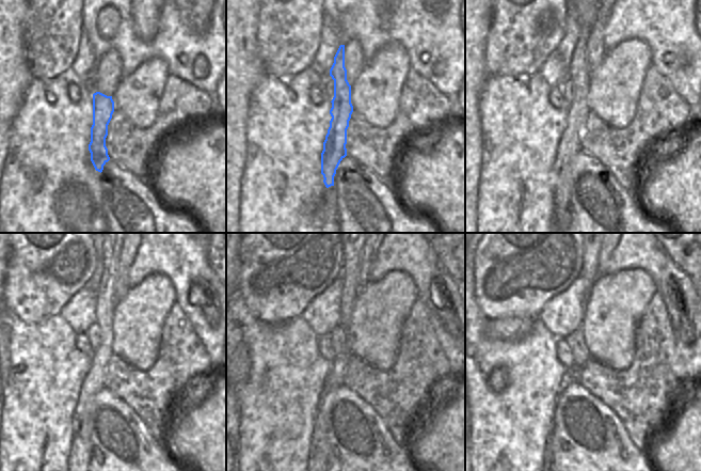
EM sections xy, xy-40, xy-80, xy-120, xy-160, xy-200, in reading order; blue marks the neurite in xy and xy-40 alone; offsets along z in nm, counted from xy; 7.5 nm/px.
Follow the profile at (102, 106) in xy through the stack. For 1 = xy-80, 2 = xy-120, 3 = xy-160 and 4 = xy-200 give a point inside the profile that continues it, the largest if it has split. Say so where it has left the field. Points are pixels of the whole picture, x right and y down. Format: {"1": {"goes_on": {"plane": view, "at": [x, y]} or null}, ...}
{"1": {"goes_on": {"plane": "xy-80", "at": [570, 145]}}, "2": {"goes_on": {"plane": "xy-120", "at": [80, 450]}}, "3": {"goes_on": {"plane": "xy-160", "at": [350, 268]}}, "4": {"goes_on": {"plane": "xy-200", "at": [589, 272]}}}

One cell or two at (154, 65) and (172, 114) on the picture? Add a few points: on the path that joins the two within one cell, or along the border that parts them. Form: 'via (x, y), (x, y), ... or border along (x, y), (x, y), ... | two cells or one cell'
border along (168, 75), (157, 114) | two cells

